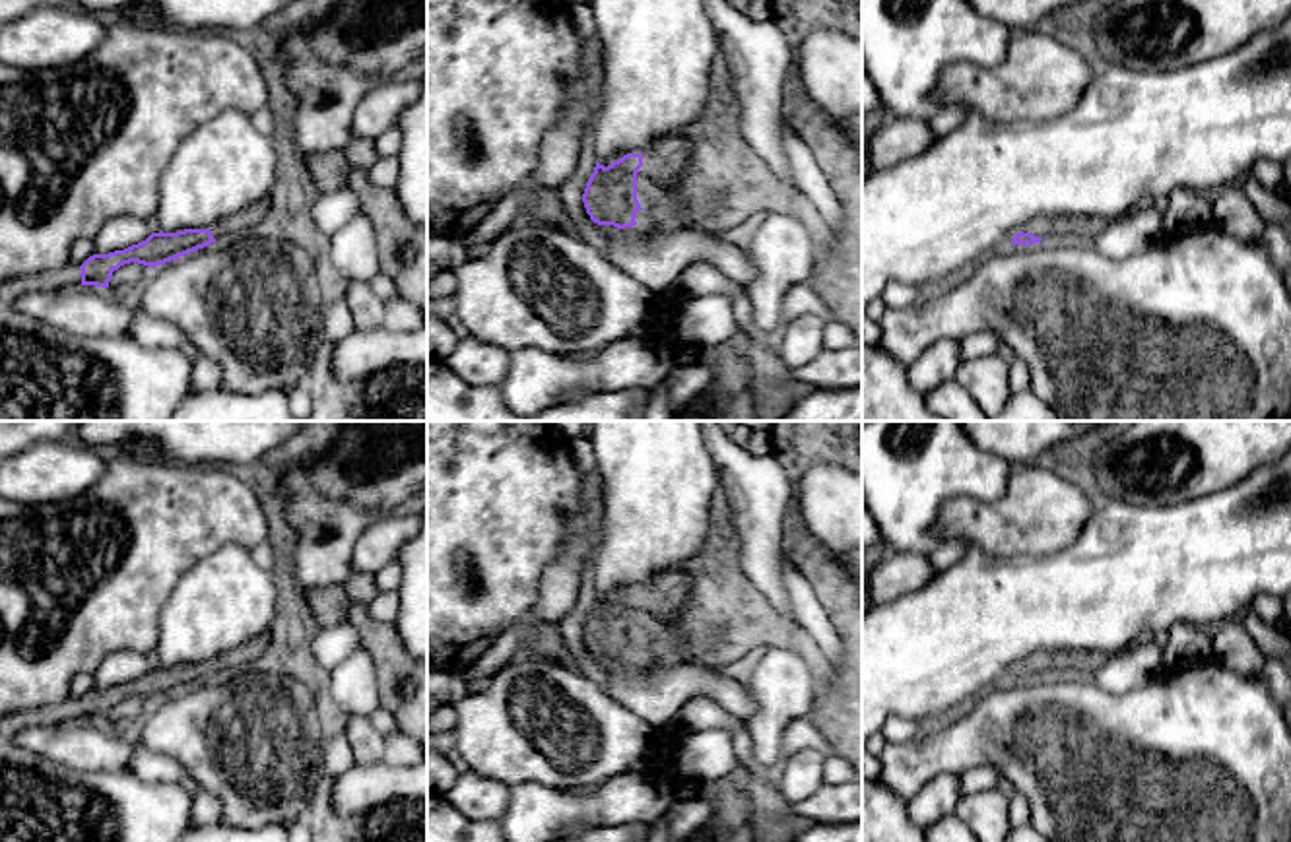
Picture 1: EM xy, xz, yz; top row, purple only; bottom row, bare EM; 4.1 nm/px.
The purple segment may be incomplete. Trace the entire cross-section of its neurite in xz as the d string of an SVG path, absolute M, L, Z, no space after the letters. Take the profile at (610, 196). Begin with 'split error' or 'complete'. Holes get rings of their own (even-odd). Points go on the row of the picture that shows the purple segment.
split error | M679 136L656 140L643 153L627 153L604 167L596 161L582 202L590 219L617 229L637 225L637 182L656 192L676 192L687 171L691 144Z

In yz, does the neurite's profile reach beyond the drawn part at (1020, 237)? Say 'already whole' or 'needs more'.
needs more

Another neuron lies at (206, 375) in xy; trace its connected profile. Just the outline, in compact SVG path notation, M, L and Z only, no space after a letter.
M190 351L192 357L192 392L217 392L223 386L223 372L221 367L196 353Z

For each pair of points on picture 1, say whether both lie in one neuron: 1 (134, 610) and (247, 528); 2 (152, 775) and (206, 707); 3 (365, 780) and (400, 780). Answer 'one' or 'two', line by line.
1: one
2: two
3: one

